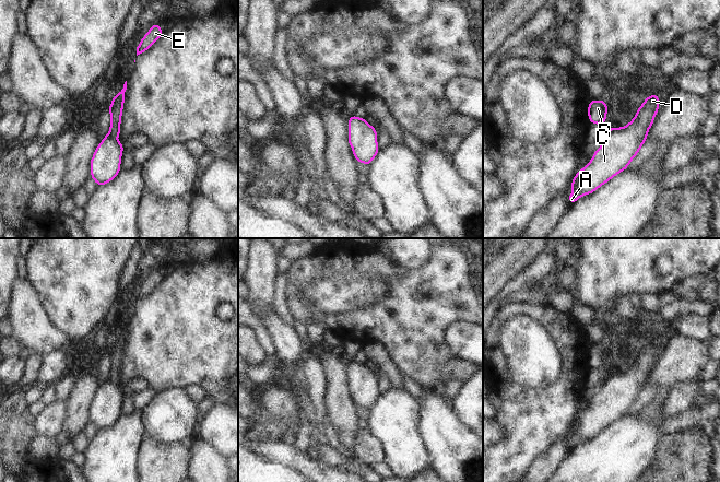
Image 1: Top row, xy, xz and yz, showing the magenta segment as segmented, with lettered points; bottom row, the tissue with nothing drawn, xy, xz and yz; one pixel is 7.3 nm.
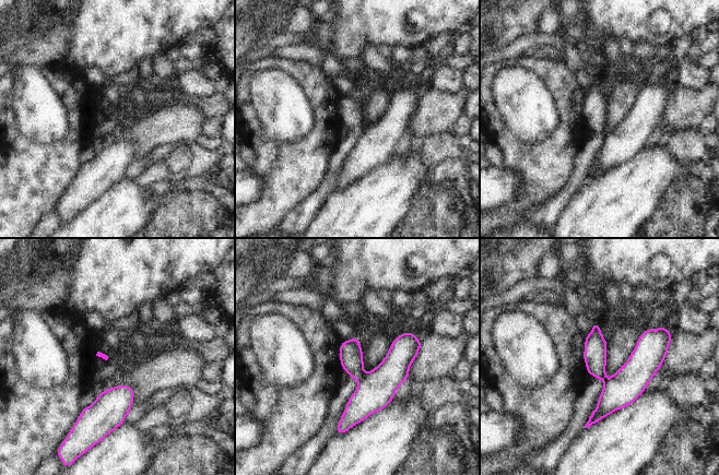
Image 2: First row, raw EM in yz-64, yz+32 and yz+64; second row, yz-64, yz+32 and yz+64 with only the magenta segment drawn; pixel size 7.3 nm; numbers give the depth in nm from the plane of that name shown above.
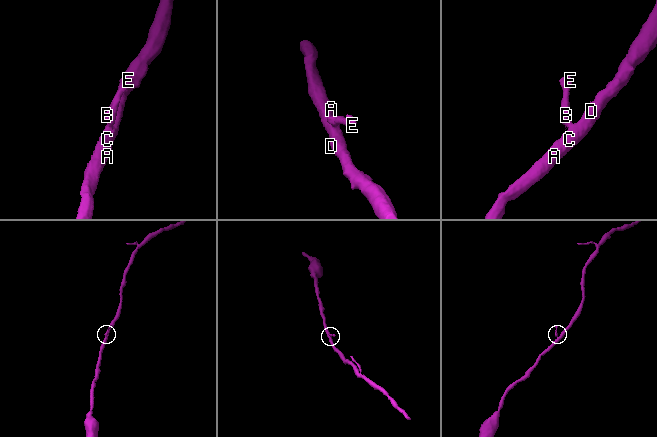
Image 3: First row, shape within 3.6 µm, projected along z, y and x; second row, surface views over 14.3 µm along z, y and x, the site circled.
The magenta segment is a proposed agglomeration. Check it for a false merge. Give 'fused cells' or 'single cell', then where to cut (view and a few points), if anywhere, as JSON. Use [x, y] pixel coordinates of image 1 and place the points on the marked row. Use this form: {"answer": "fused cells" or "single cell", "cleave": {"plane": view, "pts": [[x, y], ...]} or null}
{"answer": "fused cells", "cleave": {"plane": "xy", "pts": [[108, 133], [114, 138]]}}

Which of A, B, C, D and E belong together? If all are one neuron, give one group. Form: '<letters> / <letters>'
A C D / B E

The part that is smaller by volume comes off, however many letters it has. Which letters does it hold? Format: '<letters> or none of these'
B, E.

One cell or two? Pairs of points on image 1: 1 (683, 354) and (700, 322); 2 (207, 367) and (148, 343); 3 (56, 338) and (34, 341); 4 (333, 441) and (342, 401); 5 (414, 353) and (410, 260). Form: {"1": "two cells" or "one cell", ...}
{"1": "two cells", "2": "one cell", "3": "one cell", "4": "two cells", "5": "two cells"}

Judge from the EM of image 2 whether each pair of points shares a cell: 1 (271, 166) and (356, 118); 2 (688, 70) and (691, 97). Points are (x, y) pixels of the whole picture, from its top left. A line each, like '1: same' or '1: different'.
1: different
2: different

